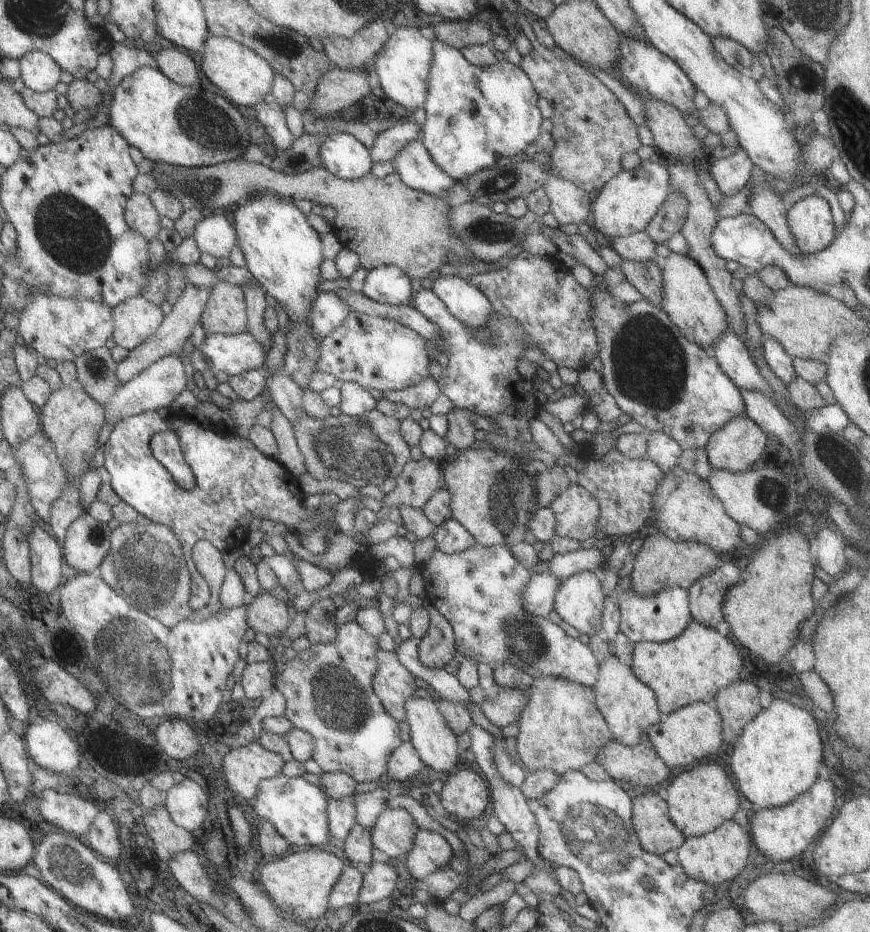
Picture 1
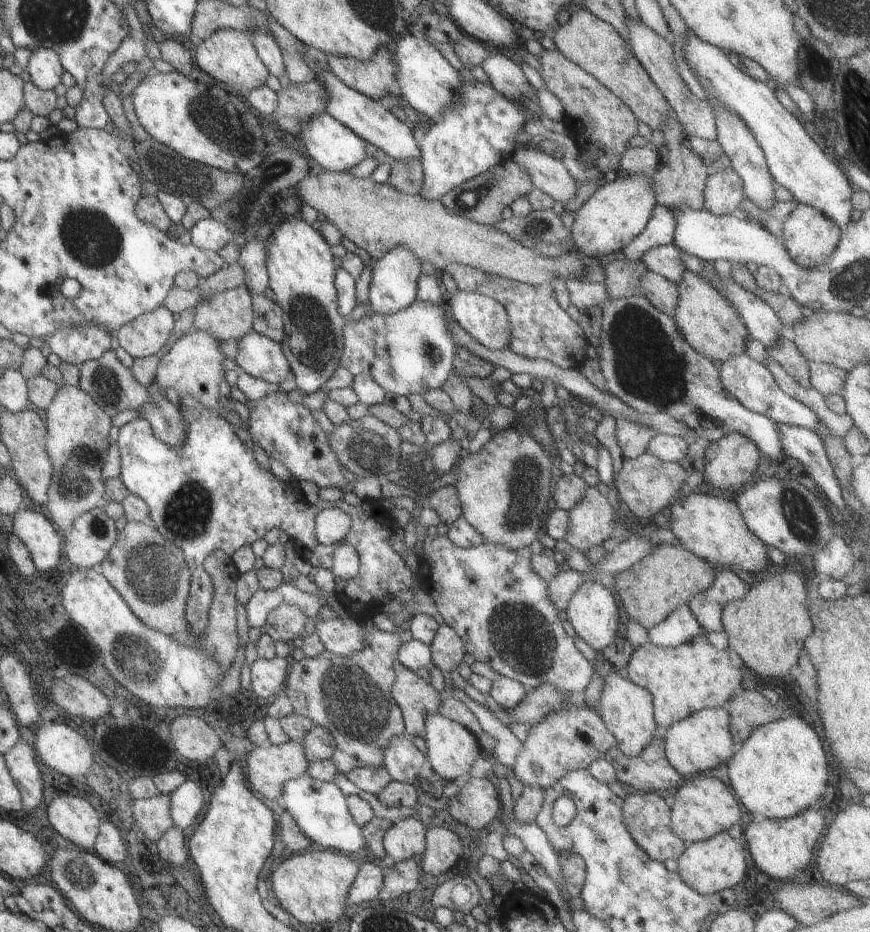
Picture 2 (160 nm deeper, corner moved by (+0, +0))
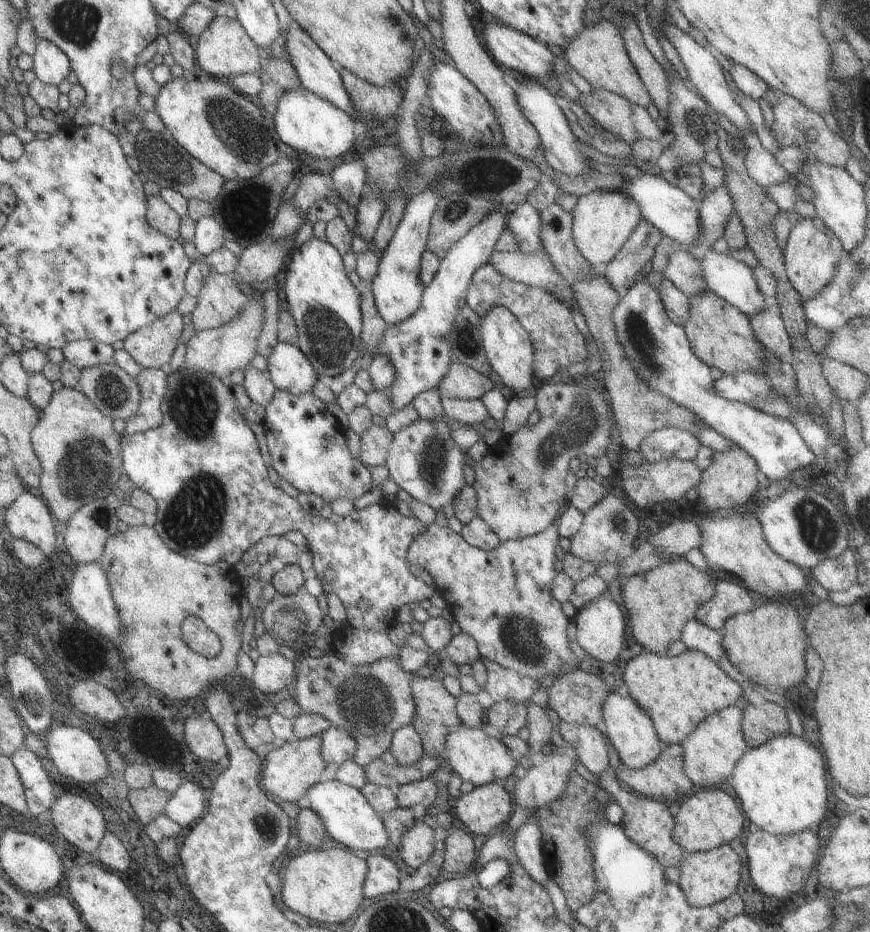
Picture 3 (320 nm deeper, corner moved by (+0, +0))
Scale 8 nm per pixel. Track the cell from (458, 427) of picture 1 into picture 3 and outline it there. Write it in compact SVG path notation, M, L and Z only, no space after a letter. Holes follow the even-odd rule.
M453 361L436 386L441 396L451 399L480 399L492 388L493 383L487 374L478 373L470 366Z

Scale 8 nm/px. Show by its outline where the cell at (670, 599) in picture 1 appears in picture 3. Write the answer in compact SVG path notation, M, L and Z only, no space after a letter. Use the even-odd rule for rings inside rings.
M694 618L682 626L678 647L695 649L714 661L723 657L720 631L707 628Z

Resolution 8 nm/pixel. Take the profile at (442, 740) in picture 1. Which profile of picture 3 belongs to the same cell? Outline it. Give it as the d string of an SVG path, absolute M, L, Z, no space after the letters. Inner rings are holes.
M463 724L451 729L444 740L443 760L462 781L473 786L501 782L517 767L517 759L510 755L507 747L496 737L489 736L479 727L468 727Z

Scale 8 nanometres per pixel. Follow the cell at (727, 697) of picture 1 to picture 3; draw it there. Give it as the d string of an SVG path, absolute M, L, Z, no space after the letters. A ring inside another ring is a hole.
M768 701L749 705L742 710L741 732L747 748L755 748L773 735L790 734L785 711Z

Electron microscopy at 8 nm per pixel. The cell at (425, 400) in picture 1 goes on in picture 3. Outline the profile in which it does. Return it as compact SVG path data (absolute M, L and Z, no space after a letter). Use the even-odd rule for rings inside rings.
M440 395L440 405L442 414L456 425L479 424L489 417L480 399L451 399Z

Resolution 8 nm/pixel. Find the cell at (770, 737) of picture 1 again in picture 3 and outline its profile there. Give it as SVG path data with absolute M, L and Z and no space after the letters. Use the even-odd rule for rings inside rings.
M791 734L770 736L737 760L727 780L750 824L770 835L790 835L819 827L827 814L826 770L807 739Z

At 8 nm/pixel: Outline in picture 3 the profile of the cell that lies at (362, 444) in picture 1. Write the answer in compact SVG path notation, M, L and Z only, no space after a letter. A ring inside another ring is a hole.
M371 425L360 435L359 460L361 464L374 467L384 464L386 454L392 439L392 434L385 427Z

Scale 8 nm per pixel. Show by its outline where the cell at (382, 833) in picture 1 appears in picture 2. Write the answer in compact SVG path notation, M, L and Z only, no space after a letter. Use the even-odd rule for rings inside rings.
M404 818L393 823L382 838L382 847L395 861L404 861L413 855L421 855L424 849L426 826L420 819Z

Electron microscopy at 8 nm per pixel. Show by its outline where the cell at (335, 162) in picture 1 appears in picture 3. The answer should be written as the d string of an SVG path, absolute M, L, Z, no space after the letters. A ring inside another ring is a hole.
M297 87L282 92L278 96L272 114L275 132L279 140L291 146L295 152L309 154L315 158L334 158L349 150L353 137L358 132L358 125L343 109L334 107L328 100Z

